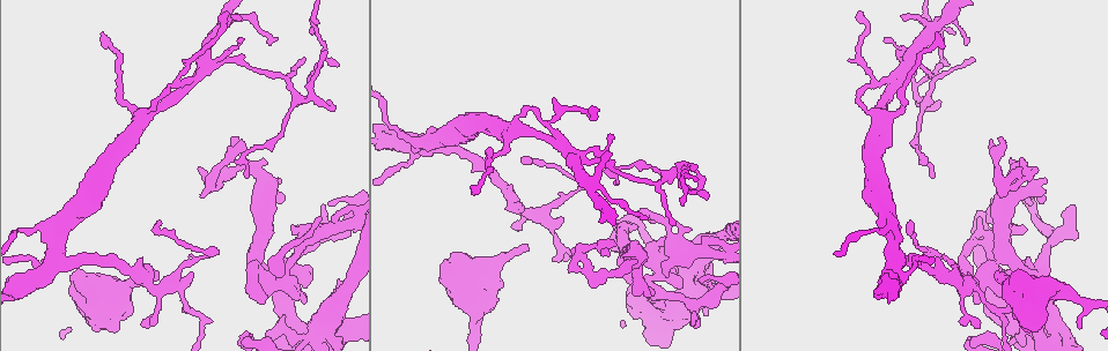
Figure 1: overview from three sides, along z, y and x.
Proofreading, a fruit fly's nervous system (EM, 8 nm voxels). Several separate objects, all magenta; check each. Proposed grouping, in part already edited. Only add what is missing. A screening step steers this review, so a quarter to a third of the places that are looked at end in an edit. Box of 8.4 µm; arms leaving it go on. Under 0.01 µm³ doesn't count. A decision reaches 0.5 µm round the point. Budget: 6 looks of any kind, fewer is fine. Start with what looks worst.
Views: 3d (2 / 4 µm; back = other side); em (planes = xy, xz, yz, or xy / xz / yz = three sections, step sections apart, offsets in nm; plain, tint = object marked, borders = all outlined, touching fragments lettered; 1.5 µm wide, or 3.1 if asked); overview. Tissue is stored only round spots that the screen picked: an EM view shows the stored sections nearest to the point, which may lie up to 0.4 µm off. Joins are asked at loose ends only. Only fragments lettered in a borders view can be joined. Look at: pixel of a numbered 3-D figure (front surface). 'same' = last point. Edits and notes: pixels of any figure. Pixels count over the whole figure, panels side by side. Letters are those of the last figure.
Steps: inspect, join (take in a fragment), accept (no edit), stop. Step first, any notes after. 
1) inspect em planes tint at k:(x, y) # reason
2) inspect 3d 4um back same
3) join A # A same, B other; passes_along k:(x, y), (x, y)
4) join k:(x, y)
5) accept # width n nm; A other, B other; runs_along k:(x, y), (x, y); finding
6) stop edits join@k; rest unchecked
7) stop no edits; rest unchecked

inspect em planes tint at 1:(1002, 296) # branch stops here

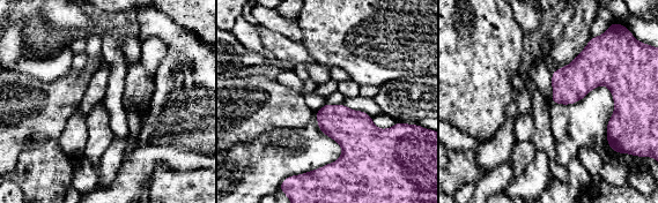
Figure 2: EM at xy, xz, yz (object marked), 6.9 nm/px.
inspect em planes borders same

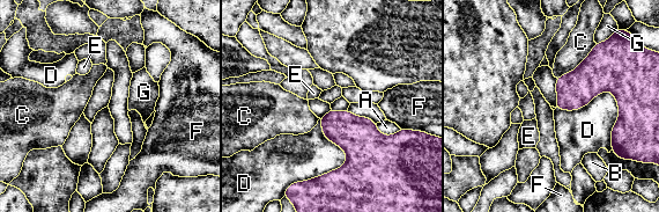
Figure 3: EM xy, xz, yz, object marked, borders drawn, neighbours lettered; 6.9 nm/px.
accept # width 240 nm; A other, B other, C other, D other, E other, F other, G other; border 3:(555, 108), (609, 92), (612, 150); none of them fits

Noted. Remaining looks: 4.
inspect em planes borders at 1:(284, 199) # free end

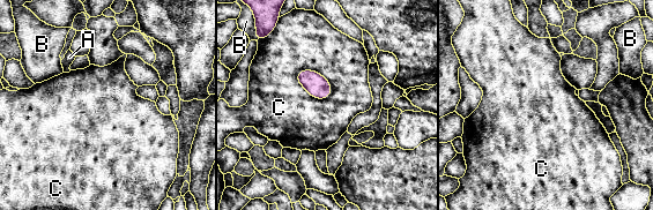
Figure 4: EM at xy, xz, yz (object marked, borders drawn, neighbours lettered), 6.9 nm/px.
accept # A other, B other, C other; no lettered fragment goes on from it

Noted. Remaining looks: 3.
inspect 3d 4um back at 1:(857, 15) # tapers out

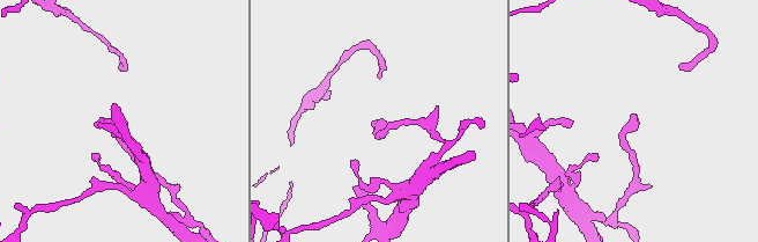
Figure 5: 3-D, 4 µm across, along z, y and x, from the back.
inspect em yz step 8 tint at 5:(374, 121)

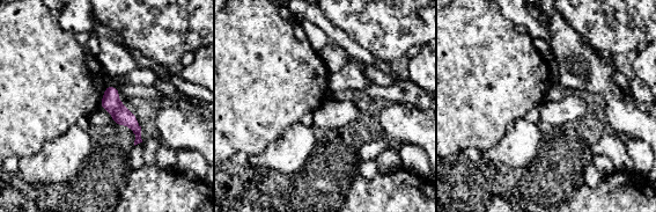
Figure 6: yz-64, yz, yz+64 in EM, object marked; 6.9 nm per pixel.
inspect em yz step 8 borders same # see the neighbours

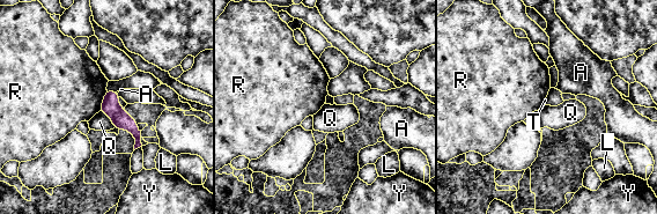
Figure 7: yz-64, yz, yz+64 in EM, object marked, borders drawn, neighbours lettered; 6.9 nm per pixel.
accept # width 130 nm; A other, L other, Q other, R other, T other, Y other; none of them fits

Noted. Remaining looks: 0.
stop no edits; rest unchecked

